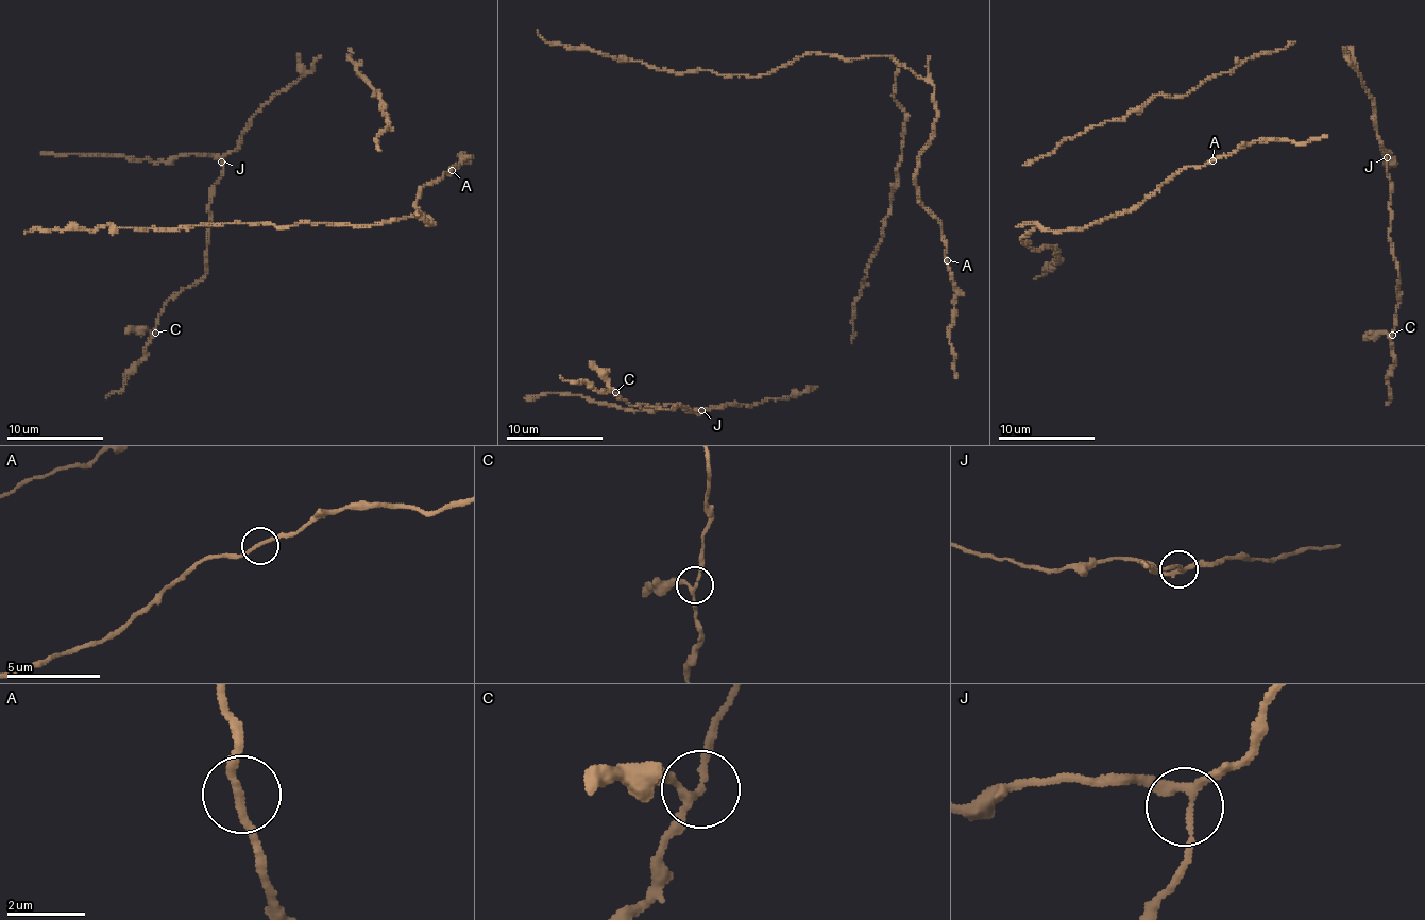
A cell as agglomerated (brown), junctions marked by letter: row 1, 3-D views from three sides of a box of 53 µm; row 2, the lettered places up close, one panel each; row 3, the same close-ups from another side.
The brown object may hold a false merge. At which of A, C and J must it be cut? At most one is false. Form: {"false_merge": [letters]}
{"false_merge": []}

